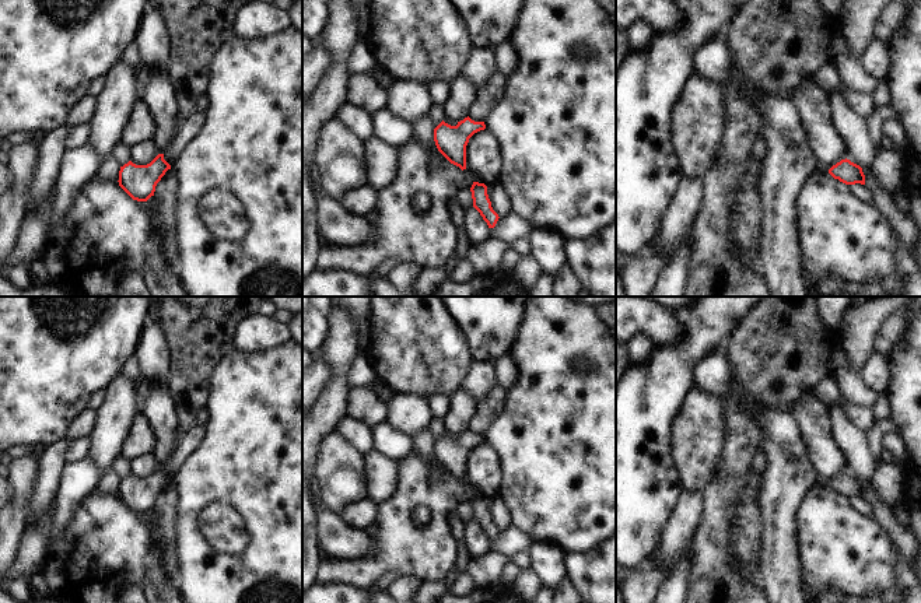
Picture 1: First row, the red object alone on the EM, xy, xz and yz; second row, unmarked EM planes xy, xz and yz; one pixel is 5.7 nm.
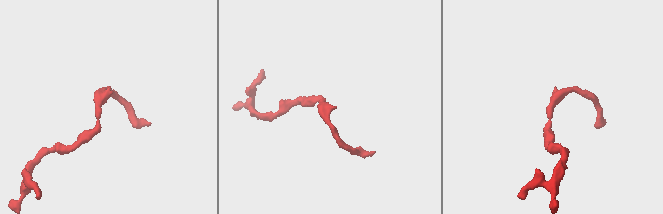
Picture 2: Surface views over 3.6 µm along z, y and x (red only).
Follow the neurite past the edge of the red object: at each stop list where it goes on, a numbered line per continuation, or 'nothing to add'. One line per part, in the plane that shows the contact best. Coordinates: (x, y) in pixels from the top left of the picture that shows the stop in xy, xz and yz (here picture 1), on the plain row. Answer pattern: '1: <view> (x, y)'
1: xy (188, 444)

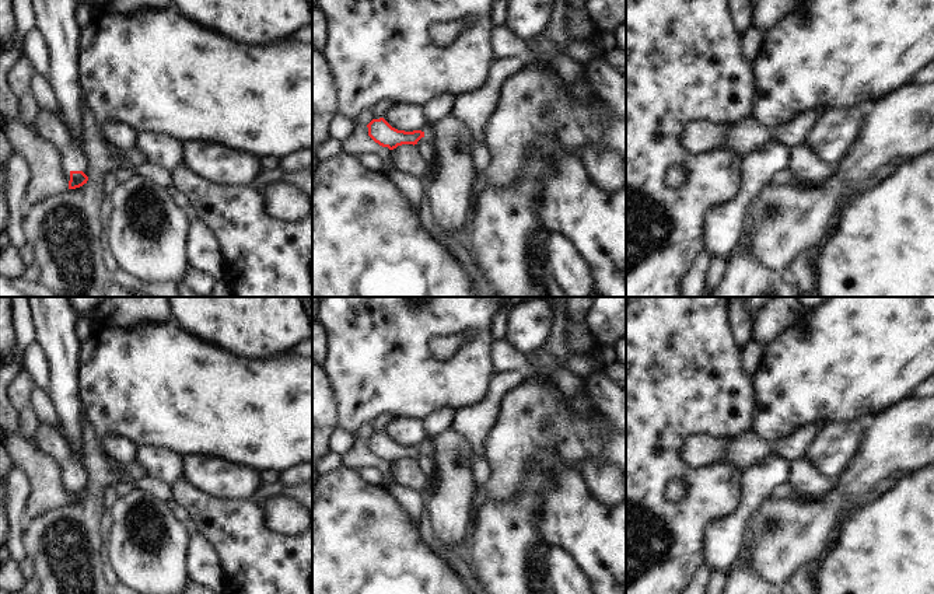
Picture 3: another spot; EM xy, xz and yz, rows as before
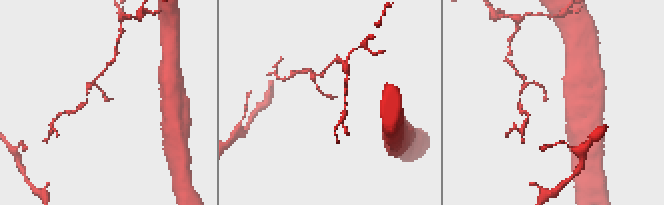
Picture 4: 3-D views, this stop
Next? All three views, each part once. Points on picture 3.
nothing to add

